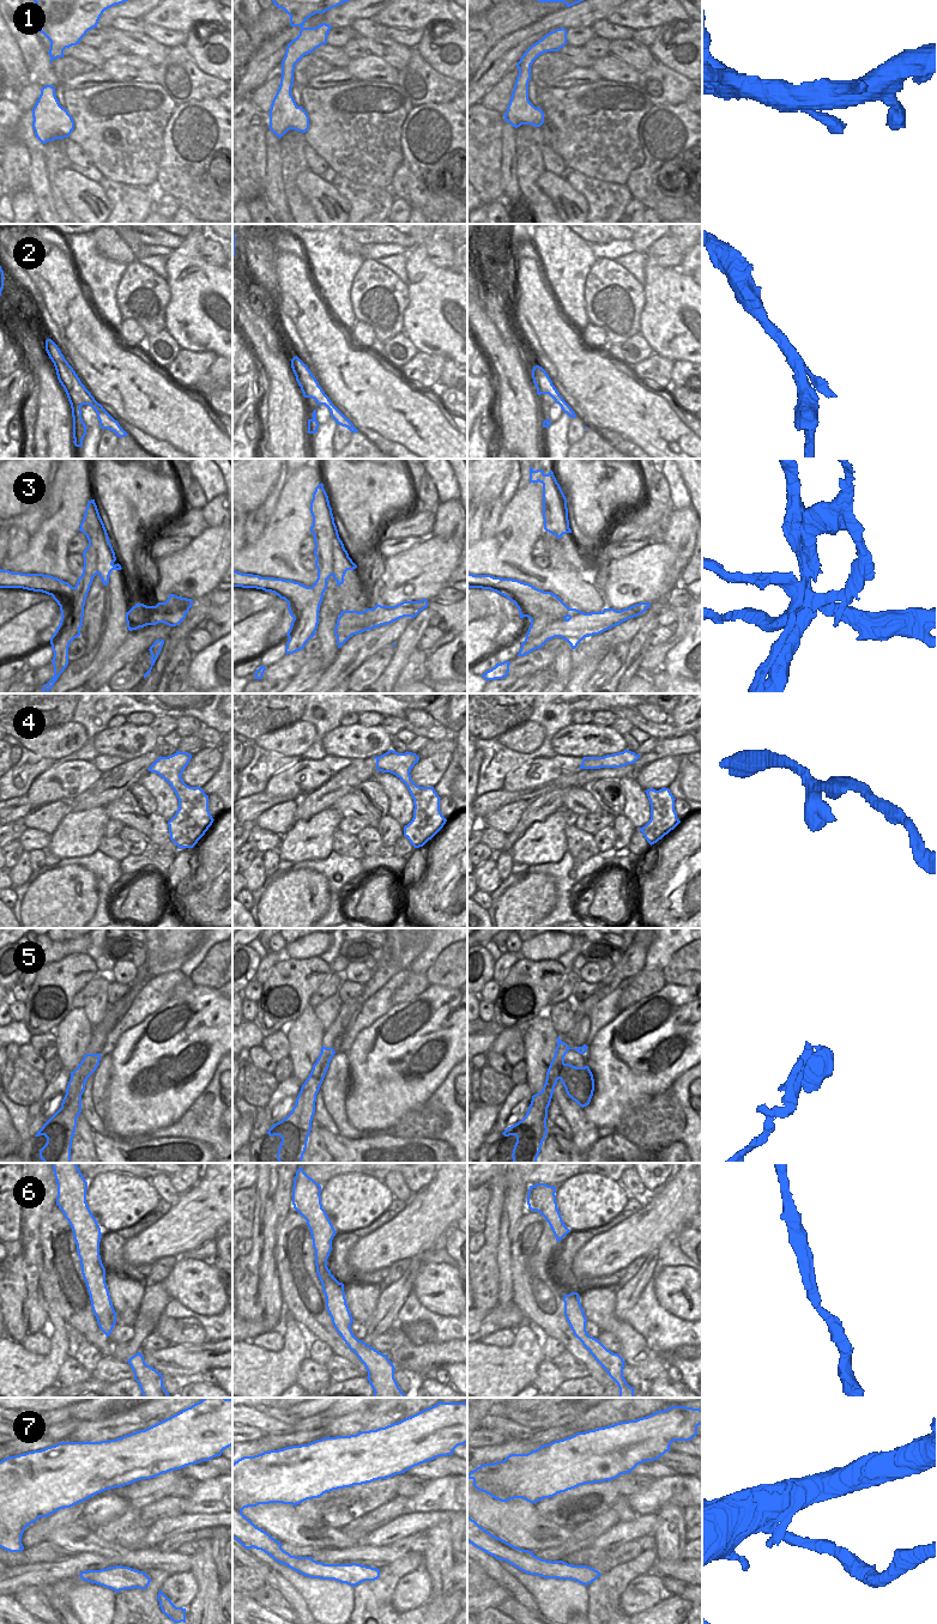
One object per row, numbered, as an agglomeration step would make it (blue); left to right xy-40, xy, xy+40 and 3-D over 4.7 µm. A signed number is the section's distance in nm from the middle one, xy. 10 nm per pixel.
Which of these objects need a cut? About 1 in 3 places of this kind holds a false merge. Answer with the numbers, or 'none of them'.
3, 7

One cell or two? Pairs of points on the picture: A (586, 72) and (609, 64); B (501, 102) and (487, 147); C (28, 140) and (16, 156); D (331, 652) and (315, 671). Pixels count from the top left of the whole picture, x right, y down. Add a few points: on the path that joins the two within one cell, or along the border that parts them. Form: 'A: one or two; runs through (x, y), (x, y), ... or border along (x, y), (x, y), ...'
A: two; border along (591, 67), (600, 78)
B: two; border along (479, 102), (502, 115)
C: two; border along (12, 138), (20, 141), (29, 151)
D: two; border along (319, 655), (325, 668)

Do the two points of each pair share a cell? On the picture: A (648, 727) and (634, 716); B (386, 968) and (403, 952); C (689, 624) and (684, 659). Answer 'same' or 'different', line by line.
A: same
B: different
C: same

